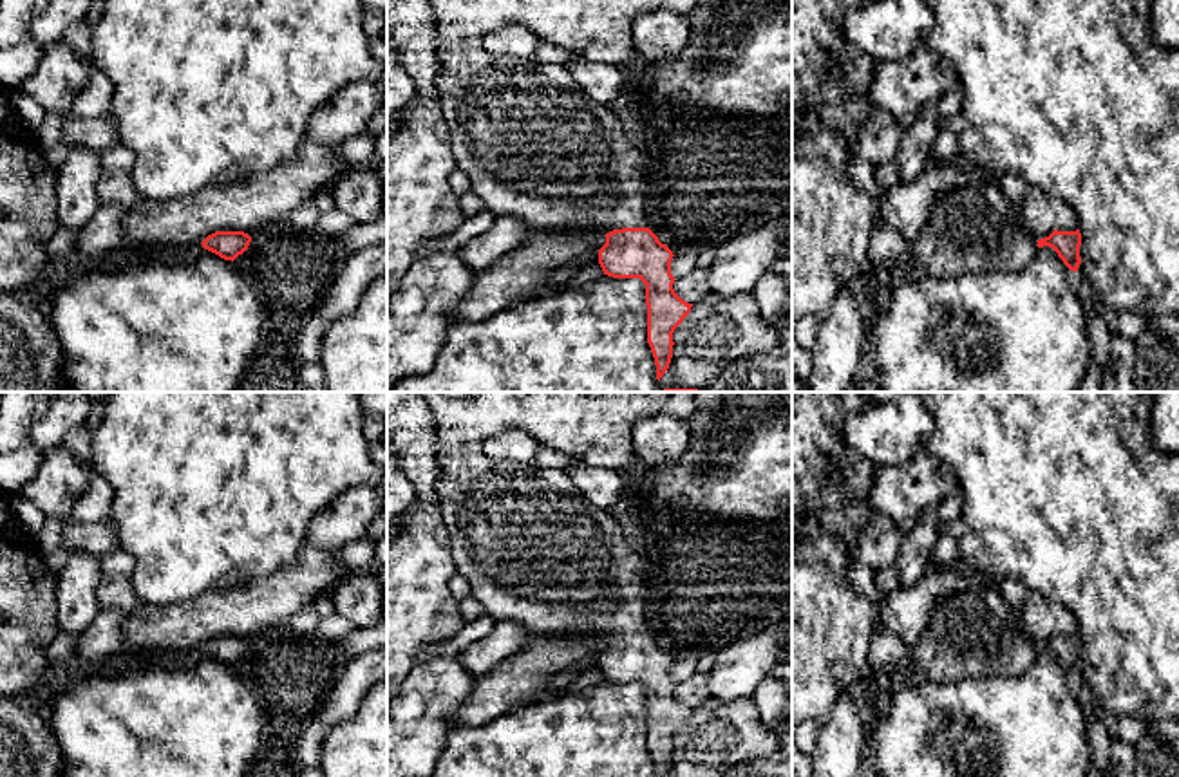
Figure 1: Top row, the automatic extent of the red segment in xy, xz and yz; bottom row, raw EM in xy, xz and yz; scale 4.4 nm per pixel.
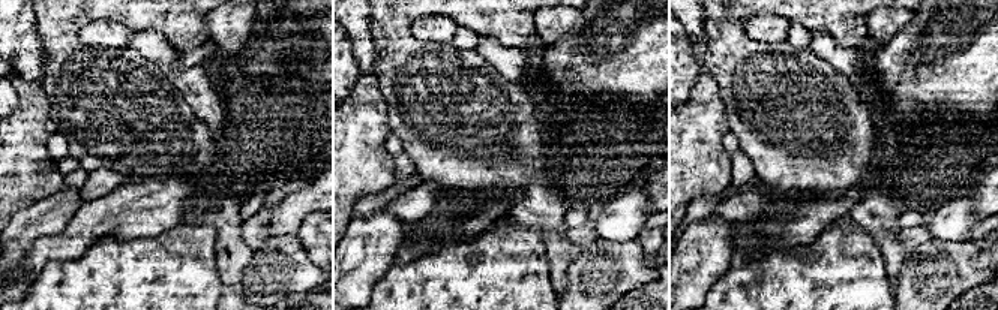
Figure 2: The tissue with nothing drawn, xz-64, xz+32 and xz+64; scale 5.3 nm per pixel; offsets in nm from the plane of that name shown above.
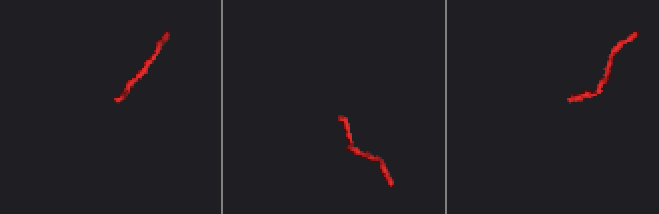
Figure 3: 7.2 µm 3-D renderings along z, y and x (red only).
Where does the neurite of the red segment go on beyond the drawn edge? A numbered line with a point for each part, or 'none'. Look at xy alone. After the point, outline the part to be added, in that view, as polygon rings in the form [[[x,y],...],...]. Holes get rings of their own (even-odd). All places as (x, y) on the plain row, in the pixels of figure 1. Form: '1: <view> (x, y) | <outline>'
1: xy (122, 660) | [[[203,649],[195,652],[163,652],[159,656],[150,656],[146,652],[132,654],[123,651],[110,661],[114,670],[125,667],[148,667],[148,665],[179,667],[179,665],[193,665],[203,654],[204,654]]]

